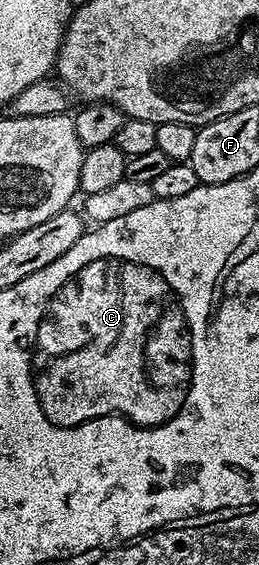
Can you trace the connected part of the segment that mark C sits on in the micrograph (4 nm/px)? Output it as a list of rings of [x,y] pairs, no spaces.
[[[98,259],[89,261],[85,269],[81,269],[47,303],[43,320],[39,323],[35,346],[33,348],[33,378],[35,392],[39,398],[41,409],[50,423],[59,427],[76,427],[78,423],[88,423],[91,419],[100,419],[102,415],[122,415],[136,427],[150,429],[175,423],[183,411],[187,411],[187,403],[191,403],[191,394],[195,391],[195,375],[197,374],[197,348],[195,347],[195,327],[191,323],[191,315],[187,315],[187,303],[183,303],[183,294],[165,281],[161,273],[152,271],[150,267],[125,261],[124,259]]]

